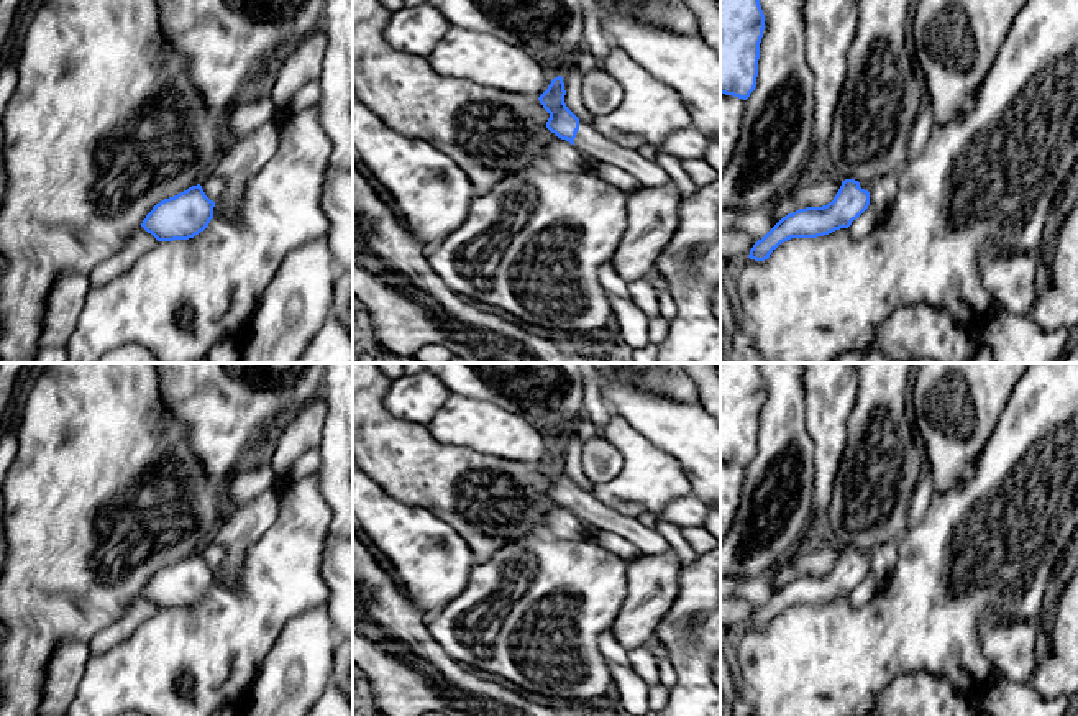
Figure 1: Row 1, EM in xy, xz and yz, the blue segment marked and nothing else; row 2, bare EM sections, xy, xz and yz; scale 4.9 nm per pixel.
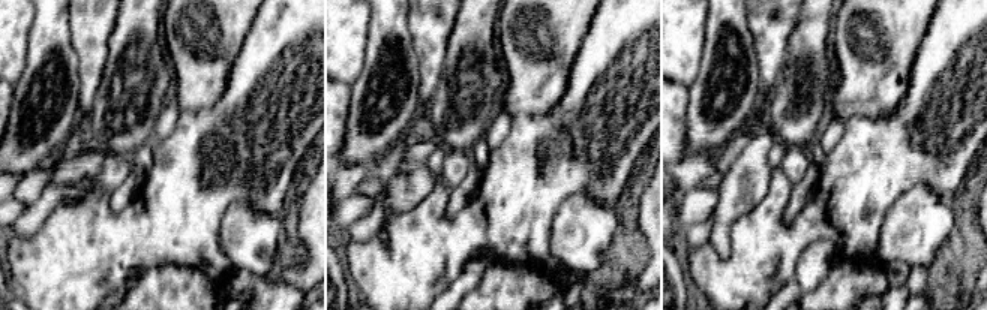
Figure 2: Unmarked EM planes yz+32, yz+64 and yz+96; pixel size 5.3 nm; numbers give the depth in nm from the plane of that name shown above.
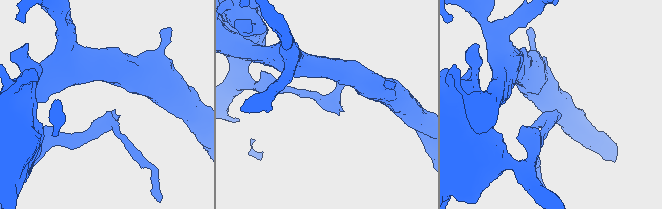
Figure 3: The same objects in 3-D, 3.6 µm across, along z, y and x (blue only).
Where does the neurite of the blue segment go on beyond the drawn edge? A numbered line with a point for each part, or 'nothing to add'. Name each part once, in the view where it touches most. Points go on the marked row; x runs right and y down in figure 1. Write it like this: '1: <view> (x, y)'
1: xz (589, 142)

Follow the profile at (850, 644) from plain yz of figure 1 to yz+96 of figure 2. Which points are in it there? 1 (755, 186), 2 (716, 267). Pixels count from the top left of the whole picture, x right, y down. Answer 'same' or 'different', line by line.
1: different
2: same

